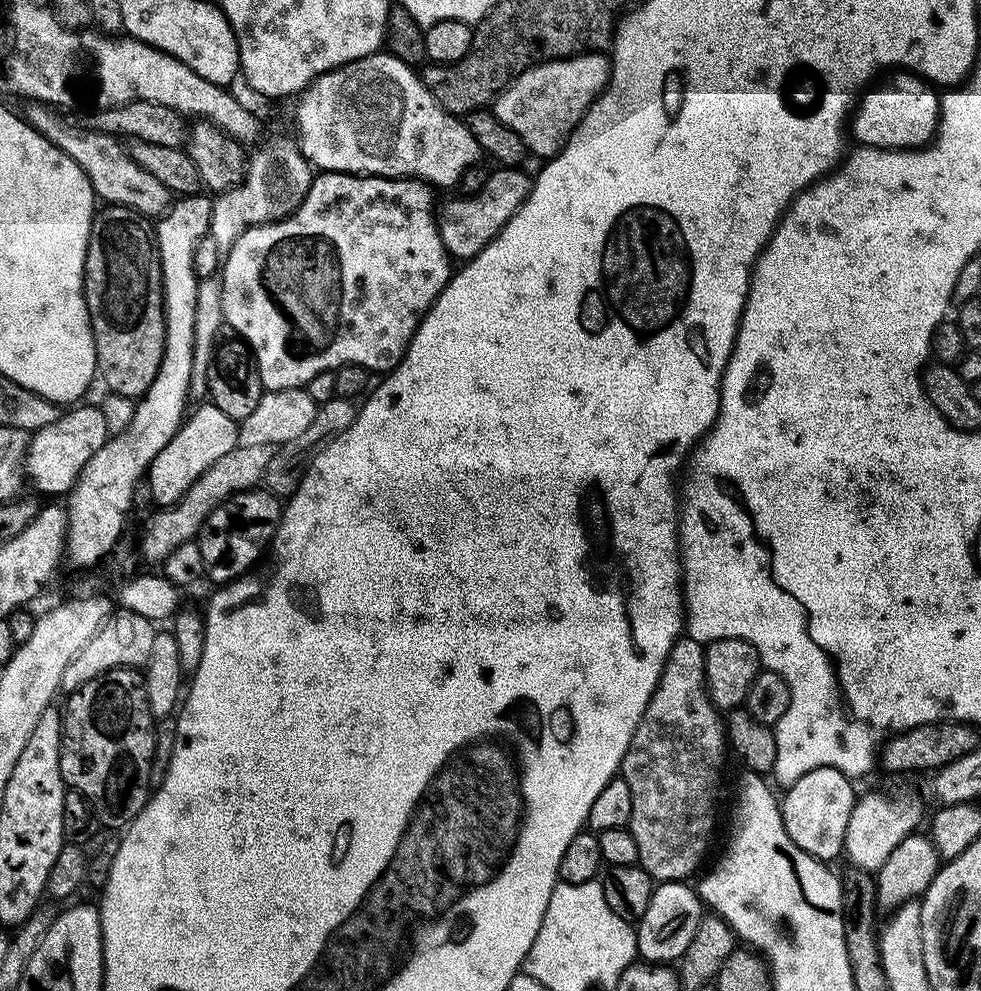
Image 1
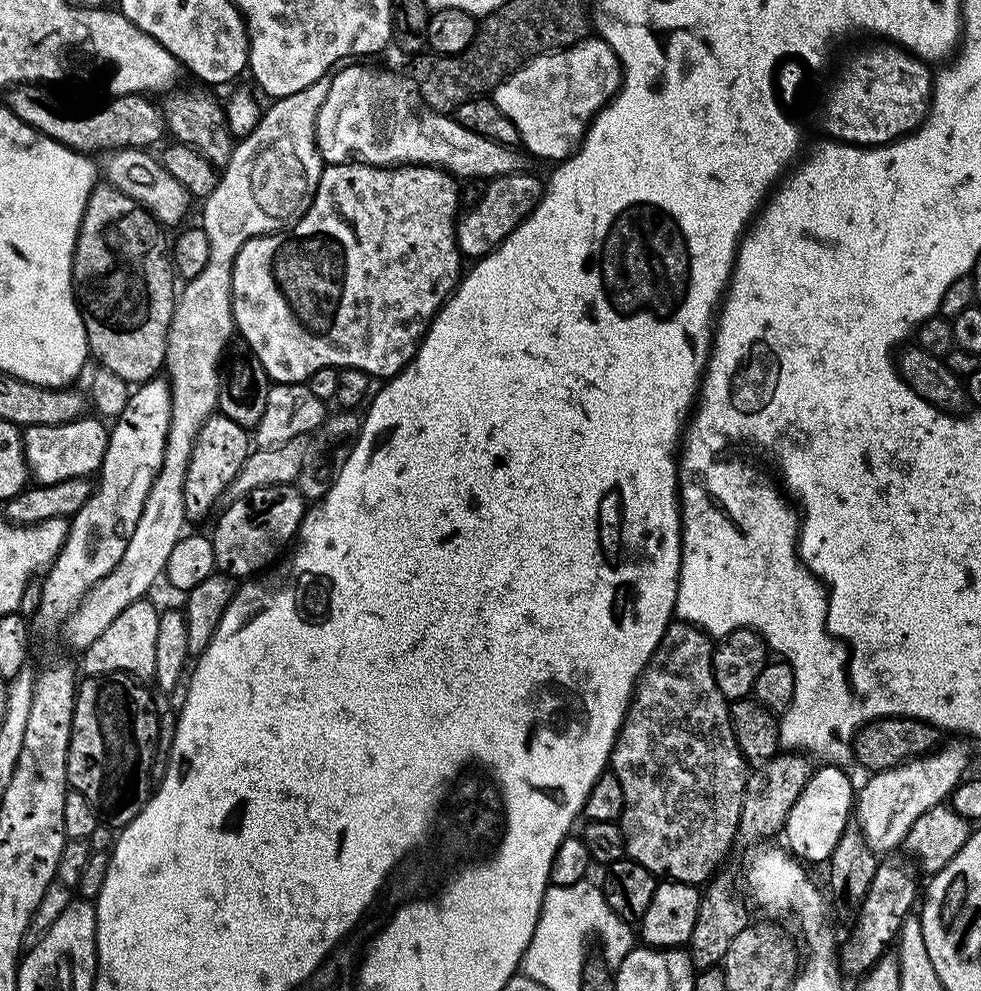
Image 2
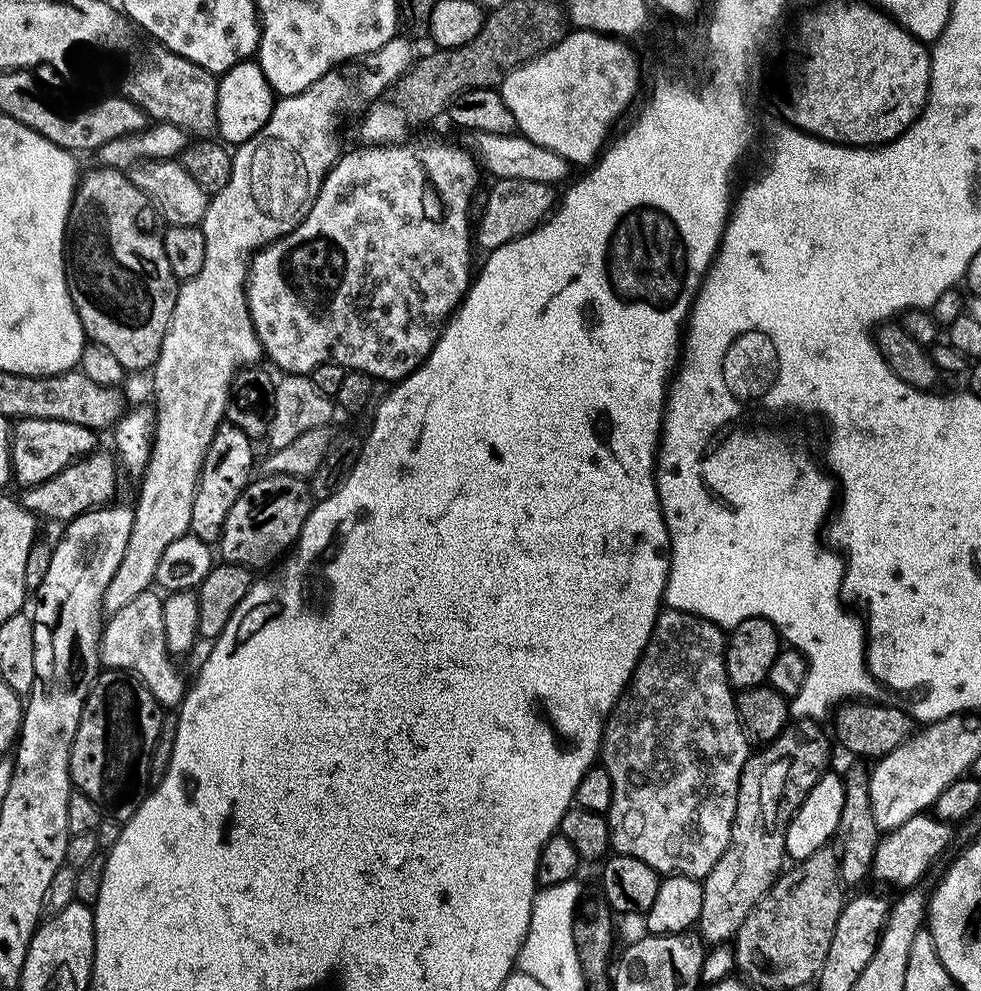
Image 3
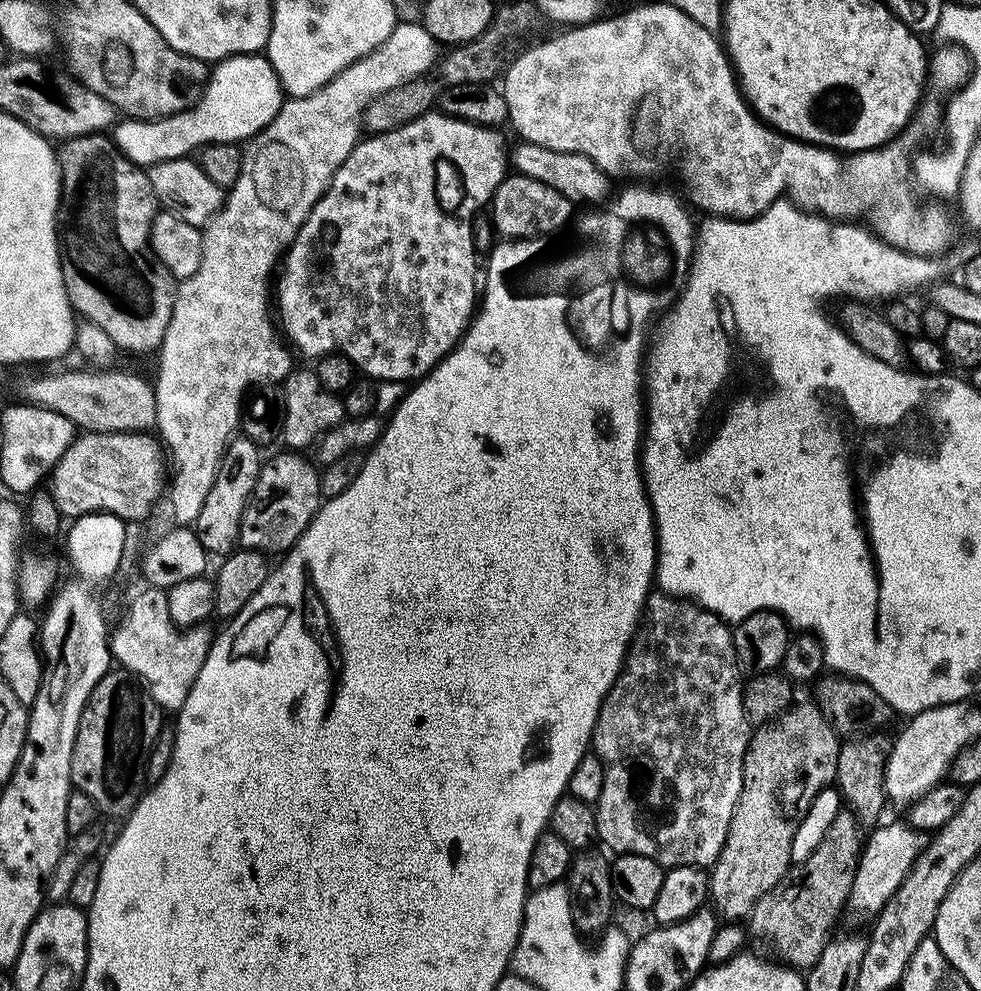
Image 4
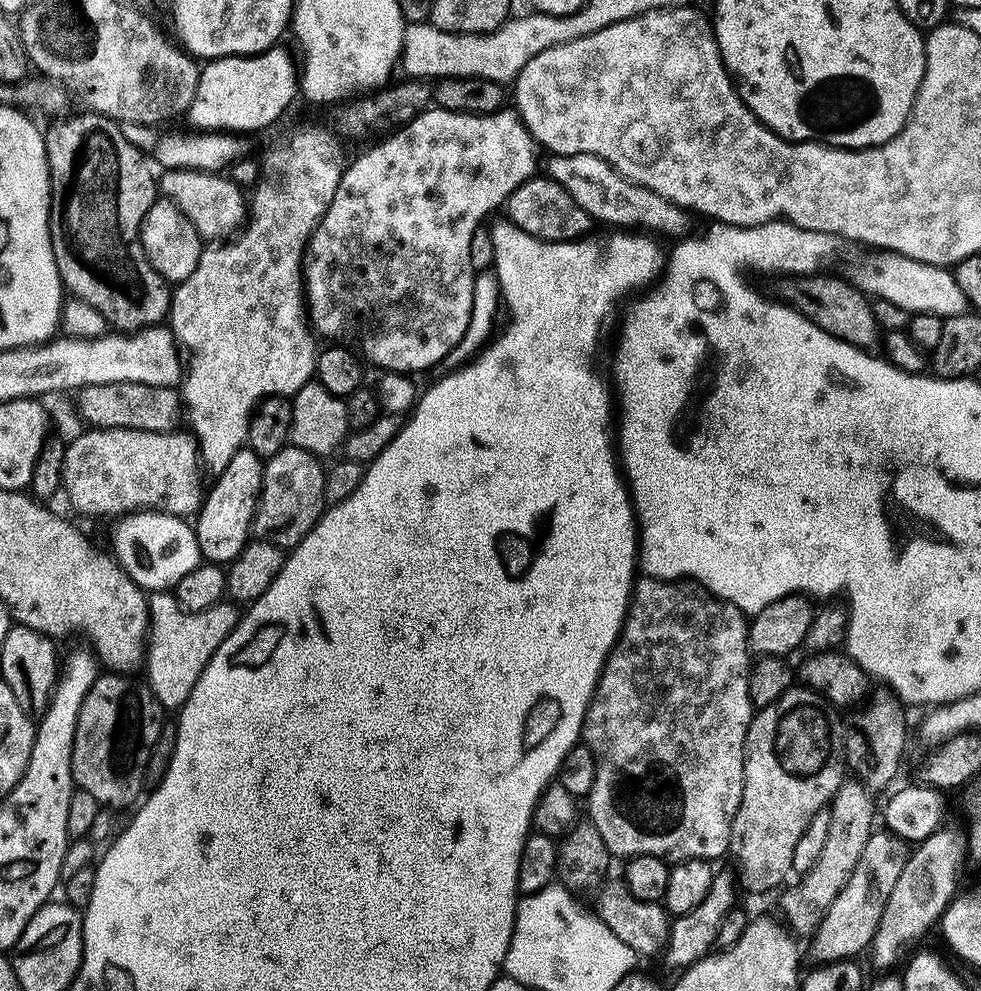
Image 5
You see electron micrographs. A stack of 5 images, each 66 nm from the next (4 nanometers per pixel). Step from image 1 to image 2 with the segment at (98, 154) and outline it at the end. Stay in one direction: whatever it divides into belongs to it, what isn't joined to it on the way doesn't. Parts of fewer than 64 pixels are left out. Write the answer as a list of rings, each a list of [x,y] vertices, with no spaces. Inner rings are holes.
[[[118,148],[107,157],[104,164],[104,176],[111,187],[117,188],[119,192],[125,192],[143,211],[149,212],[155,218],[157,224],[169,226],[168,224],[183,225],[188,216],[188,207],[194,204],[194,197],[166,170],[163,164],[151,151],[142,148]]]

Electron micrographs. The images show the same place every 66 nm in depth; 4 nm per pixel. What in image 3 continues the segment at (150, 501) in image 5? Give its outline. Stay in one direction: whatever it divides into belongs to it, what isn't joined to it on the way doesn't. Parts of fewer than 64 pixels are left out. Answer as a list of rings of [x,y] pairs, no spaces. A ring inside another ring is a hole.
[[[97,450],[66,466],[58,474],[54,474],[54,478],[25,487],[18,499],[25,510],[37,518],[45,516],[48,520],[67,522],[94,507],[107,505],[115,497],[112,495],[116,492],[116,468],[118,472],[118,461],[111,451]]]

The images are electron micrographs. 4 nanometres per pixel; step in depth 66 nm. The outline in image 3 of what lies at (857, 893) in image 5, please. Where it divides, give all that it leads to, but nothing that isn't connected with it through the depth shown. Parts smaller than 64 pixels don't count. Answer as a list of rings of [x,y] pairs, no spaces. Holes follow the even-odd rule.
[[[921,814],[903,822],[896,829],[885,831],[876,843],[871,875],[884,884],[897,884],[897,889],[915,888],[932,868],[932,863],[952,844],[953,825],[933,814]]]

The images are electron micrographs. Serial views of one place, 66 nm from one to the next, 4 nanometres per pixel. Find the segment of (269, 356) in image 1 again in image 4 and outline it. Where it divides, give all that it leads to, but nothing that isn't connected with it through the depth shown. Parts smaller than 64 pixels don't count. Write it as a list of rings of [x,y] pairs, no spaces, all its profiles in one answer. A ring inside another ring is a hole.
[[[433,110],[401,128],[369,135],[354,146],[354,150],[346,158],[346,162],[342,162],[342,166],[332,179],[332,185],[305,218],[294,242],[282,256],[282,267],[278,272],[278,280],[280,276],[278,324],[287,343],[297,353],[300,351],[302,355],[312,356],[311,358],[336,353],[345,356],[365,377],[373,381],[415,382],[423,380],[459,344],[478,308],[478,272],[476,276],[478,253],[472,241],[472,219],[476,212],[481,211],[491,201],[496,188],[510,172],[510,148],[509,145],[504,145],[502,133],[500,128],[471,124],[453,116],[446,116],[439,110]]]

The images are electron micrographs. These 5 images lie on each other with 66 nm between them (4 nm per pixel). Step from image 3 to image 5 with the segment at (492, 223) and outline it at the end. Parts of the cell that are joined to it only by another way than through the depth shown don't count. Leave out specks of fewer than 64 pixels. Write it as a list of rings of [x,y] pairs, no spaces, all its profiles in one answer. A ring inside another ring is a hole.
[[[537,174],[532,179],[519,184],[510,194],[506,202],[508,208],[507,219],[518,230],[530,234],[539,240],[547,240],[553,244],[563,244],[566,240],[578,240],[587,237],[593,231],[594,221],[558,182],[549,180],[547,175]],[[592,228],[592,229],[591,229]]]

